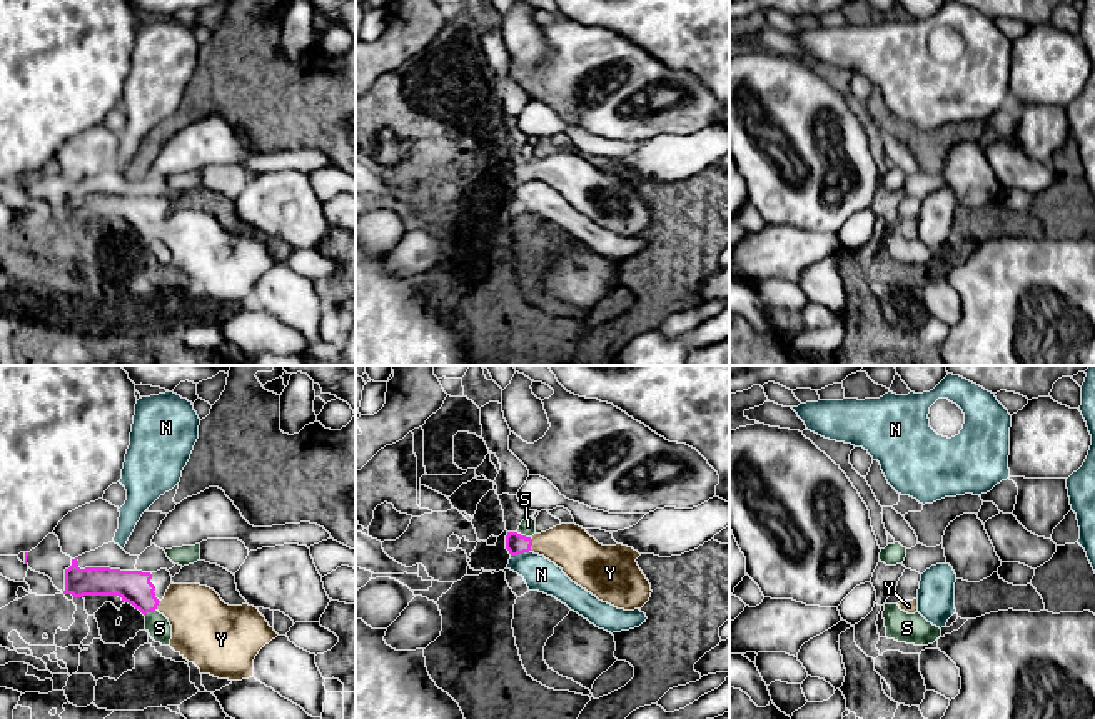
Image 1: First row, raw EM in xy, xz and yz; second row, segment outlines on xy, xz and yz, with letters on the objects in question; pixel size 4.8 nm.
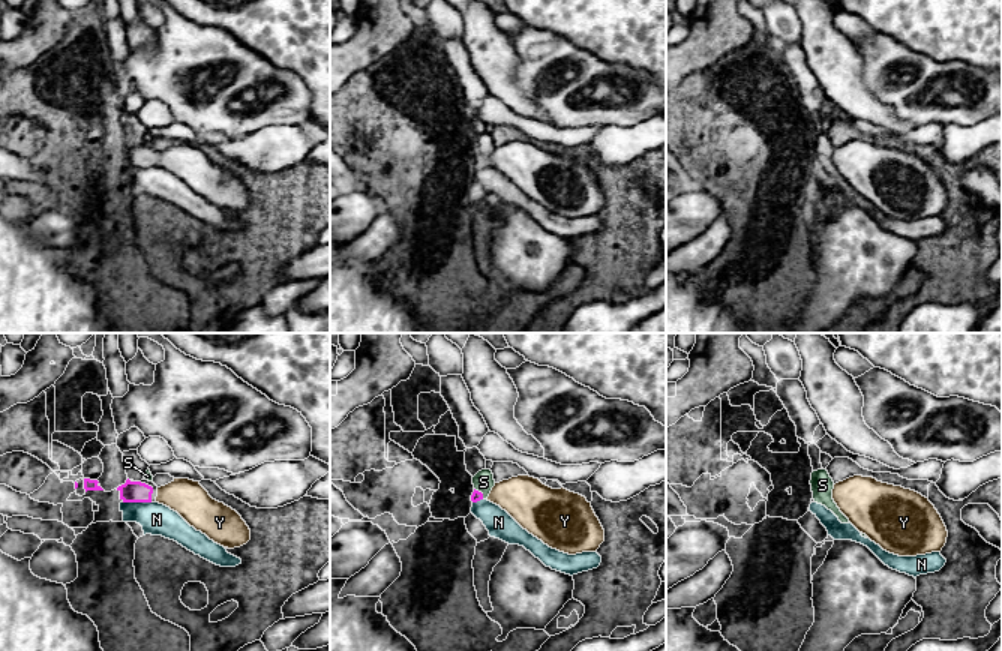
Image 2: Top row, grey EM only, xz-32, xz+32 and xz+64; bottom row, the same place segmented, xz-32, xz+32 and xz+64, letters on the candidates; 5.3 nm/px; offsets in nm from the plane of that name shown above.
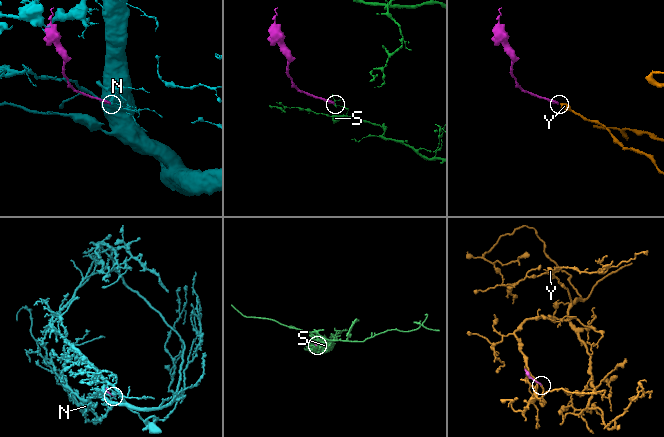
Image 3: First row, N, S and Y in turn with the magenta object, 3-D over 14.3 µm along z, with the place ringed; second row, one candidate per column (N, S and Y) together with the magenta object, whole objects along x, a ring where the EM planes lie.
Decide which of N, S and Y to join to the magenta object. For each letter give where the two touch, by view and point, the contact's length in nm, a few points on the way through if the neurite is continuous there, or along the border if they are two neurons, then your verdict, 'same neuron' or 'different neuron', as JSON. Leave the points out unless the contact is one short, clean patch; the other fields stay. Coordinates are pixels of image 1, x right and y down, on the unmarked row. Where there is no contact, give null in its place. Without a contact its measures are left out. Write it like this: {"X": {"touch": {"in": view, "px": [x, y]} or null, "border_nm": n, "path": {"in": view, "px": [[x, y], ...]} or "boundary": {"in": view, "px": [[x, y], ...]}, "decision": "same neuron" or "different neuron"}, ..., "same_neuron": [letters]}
{"N": {"touch": {"in": "xz", "px": [519, 179]}, "border_nm": 100, "boundary": {"in": "xz", "px": [[529, 175], [511, 182]]}, "decision": "different neuron"}, "S": {"touch": {"in": "xz", "px": [524, 162]}, "border_nm": 90, "boundary": {"in": "xz", "px": [[516, 159], [531, 165]]}, "decision": "different neuron"}, "Y": {"touch": {"in": "xz", "px": [531, 170]}, "border_nm": 60, "path": {"in": "xz", "px": [[516, 170], [531, 170], [566, 170], [581, 184]]}, "decision": "same neuron"}, "same_neuron": ["Y"]}

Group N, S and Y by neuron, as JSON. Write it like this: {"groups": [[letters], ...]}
{"groups": [["N"], ["S"], ["Y"]]}

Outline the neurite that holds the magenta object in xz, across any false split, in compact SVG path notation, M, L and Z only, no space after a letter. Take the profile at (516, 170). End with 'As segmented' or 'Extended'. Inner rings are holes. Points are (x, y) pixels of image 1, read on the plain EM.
M561 150L532 163L507 158L506 175L511 182L529 177L544 182L573 209L618 235L641 235L653 219L636 189L638 177L623 170L603 172L576 150Z. Extended

